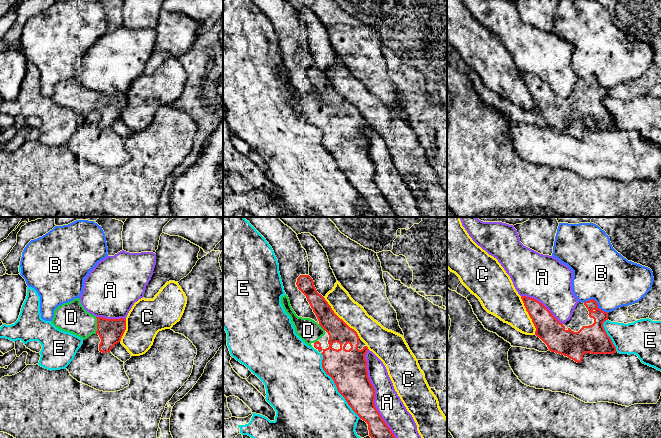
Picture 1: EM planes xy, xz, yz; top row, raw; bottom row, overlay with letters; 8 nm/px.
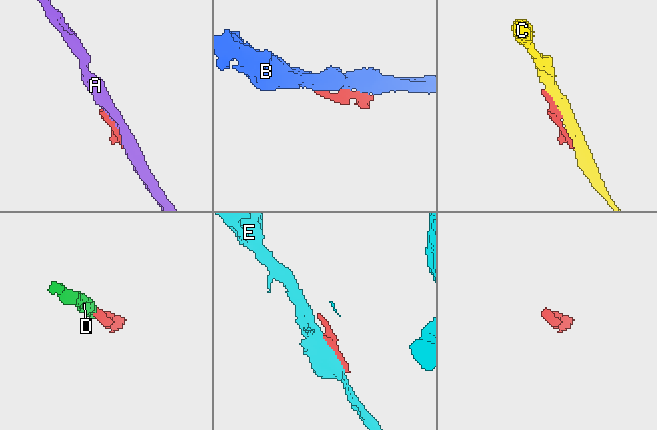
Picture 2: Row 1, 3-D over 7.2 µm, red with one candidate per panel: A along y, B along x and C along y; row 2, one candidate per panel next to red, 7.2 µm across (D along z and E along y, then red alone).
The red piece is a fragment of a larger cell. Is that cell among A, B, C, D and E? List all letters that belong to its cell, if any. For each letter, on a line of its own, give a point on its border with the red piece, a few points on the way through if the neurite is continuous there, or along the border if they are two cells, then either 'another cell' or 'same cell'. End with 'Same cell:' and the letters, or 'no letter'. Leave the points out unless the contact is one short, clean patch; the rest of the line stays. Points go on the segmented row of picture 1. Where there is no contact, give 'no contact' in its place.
A: meets red in xz at (374, 393); another cell
B: meets red in yz at (596, 303); another cell
C: meets red in xz at (341, 319); another cell
D: meets red in xy at (97, 325); same cell
E: meets red in xz at (336, 386); another cell
Same cell: D

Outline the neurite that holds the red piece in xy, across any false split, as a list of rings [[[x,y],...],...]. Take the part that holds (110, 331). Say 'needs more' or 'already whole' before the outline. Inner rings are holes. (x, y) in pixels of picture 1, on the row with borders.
already whole; [[[103,317],[97,318],[97,331],[101,342],[99,351],[102,353],[110,352],[111,349],[121,341],[121,338],[126,330],[126,319],[106,319]]]

